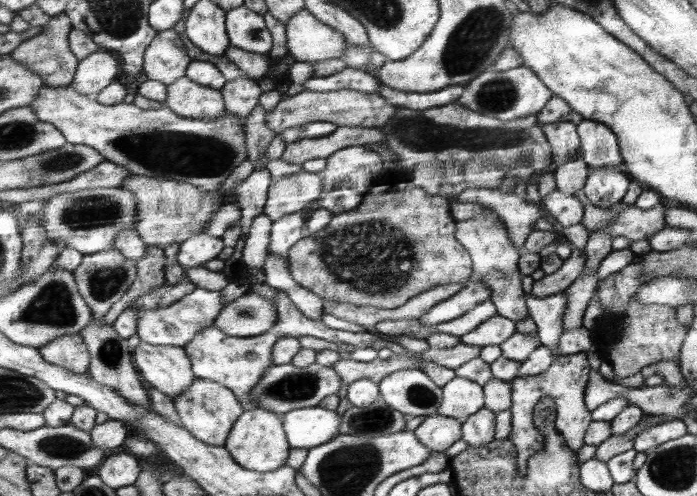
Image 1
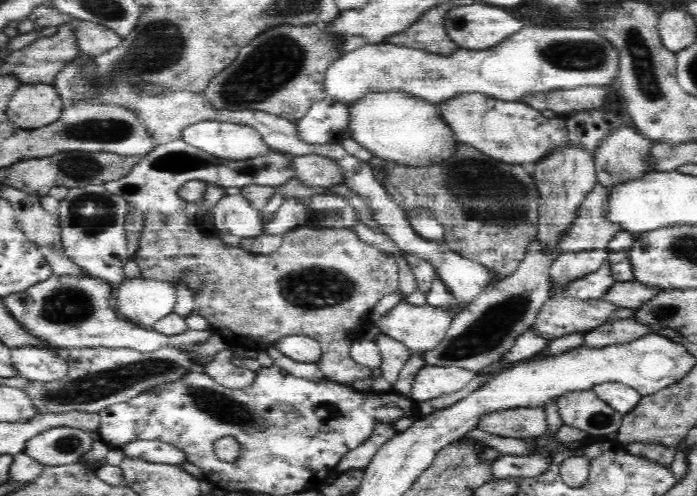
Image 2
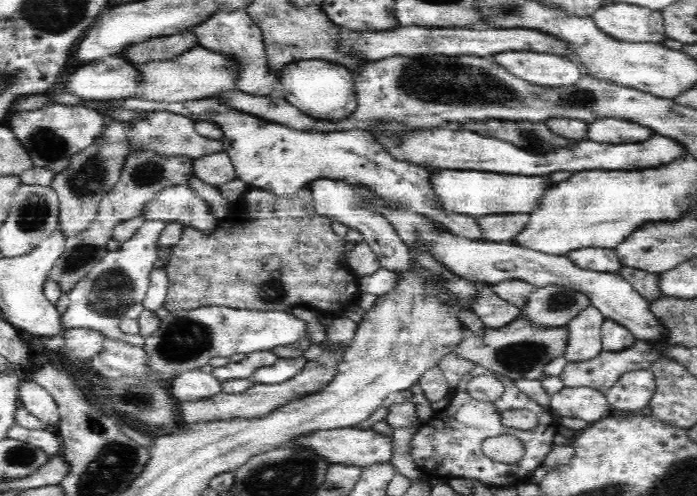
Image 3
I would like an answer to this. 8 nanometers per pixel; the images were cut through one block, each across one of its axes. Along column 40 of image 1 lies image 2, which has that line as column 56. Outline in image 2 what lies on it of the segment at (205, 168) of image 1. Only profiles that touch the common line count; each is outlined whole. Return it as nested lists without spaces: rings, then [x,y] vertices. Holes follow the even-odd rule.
[[[19,84],[8,97],[3,114],[11,127],[36,129],[58,120],[64,103],[48,84]]]

